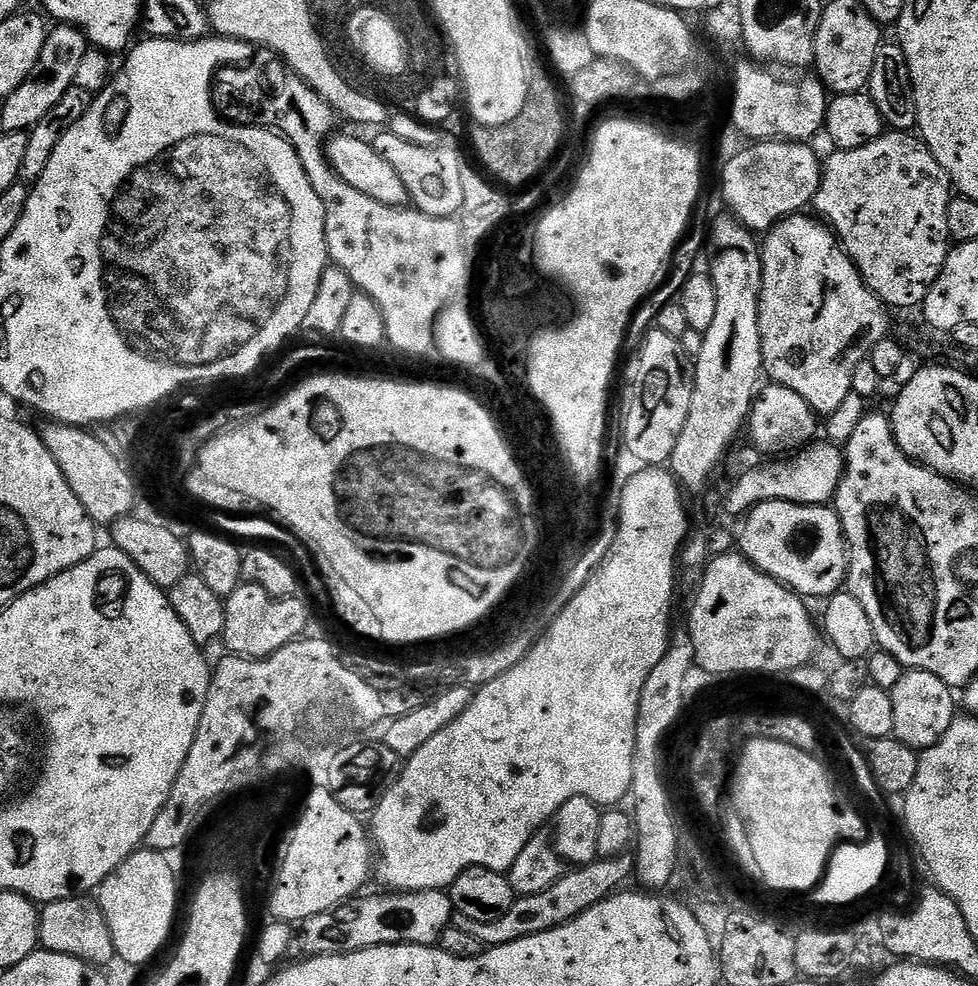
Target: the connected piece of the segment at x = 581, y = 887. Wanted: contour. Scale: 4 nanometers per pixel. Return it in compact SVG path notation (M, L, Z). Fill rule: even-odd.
M631 855L597 858L584 868L574 868L554 882L546 890L533 896L521 896L510 906L510 910L498 922L489 924L472 924L471 932L486 946L497 948L510 942L518 942L520 938L530 938L548 930L554 930L590 910L590 906L598 906L609 896L615 896L625 887L624 884L634 876L634 860Z

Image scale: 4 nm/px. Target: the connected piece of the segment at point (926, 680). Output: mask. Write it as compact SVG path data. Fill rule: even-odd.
M905 671L898 686L892 691L894 702L894 730L892 736L906 746L923 750L934 746L950 730L953 720L958 715L958 700L954 697L953 689L949 688L942 678L929 672Z

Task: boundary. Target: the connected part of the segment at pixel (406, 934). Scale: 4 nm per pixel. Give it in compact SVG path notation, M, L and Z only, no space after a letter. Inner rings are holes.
M447 891L434 892L397 892L384 894L388 896L361 895L353 898L346 904L340 905L338 914L335 911L323 912L317 916L303 921L298 931L292 937L291 955L296 958L309 958L312 956L345 956L361 952L367 948L390 946L391 944L413 944L414 946L439 945L440 936L453 923L454 909L452 899Z

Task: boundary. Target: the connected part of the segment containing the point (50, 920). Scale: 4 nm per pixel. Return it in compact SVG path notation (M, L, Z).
M74 896L70 900L55 900L39 909L39 947L46 952L57 952L78 958L93 966L105 966L117 959L114 938L110 938L110 926L95 899Z

